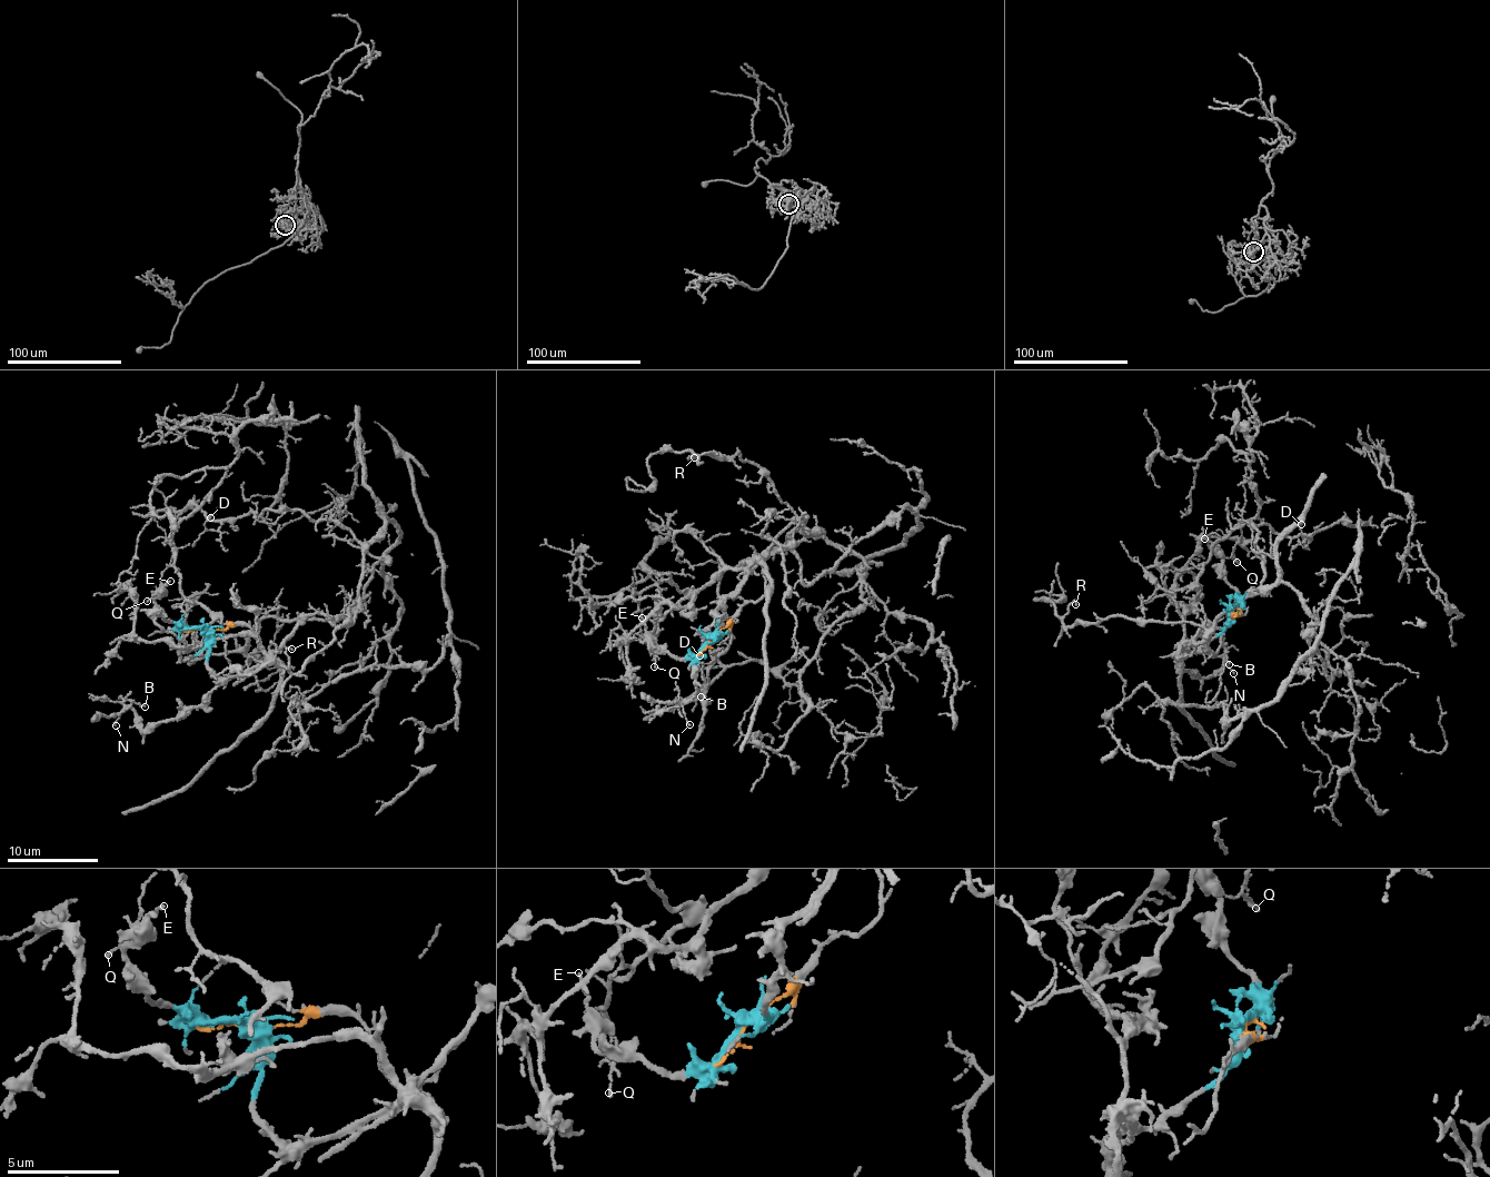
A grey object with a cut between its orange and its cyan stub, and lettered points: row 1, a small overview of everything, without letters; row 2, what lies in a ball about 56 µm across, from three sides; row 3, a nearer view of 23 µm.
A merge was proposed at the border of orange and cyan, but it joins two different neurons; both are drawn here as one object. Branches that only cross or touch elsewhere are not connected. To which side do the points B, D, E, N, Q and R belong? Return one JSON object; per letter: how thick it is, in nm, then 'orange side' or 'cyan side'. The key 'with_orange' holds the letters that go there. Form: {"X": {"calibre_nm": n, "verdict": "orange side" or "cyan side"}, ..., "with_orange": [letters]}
{"B": {"calibre_nm": 130, "verdict": "cyan side"}, "D": {"calibre_nm": 120, "verdict": "orange side"}, "E": {"calibre_nm": 110, "verdict": "cyan side"}, "N": {"calibre_nm": 130, "verdict": "cyan side"}, "Q": {"calibre_nm": 120, "verdict": "cyan side"}, "R": {"calibre_nm": 120, "verdict": "orange side"}, "with_orange": ["D", "R"]}

